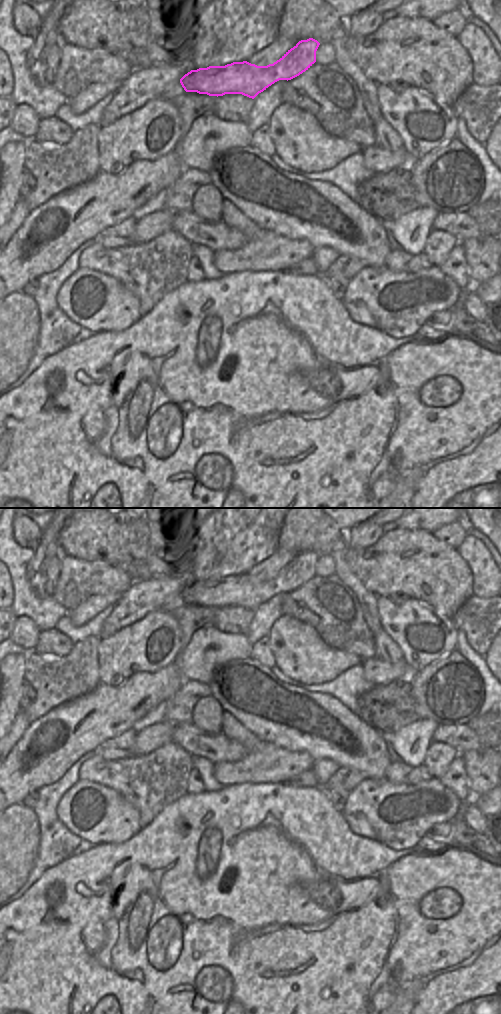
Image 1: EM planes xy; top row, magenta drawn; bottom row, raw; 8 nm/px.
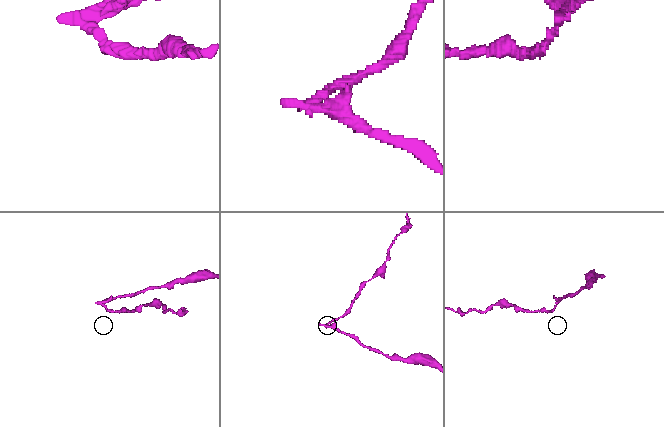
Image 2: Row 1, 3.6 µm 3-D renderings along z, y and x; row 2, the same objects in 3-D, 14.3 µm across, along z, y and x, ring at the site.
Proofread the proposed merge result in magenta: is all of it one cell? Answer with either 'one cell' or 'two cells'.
two cells

